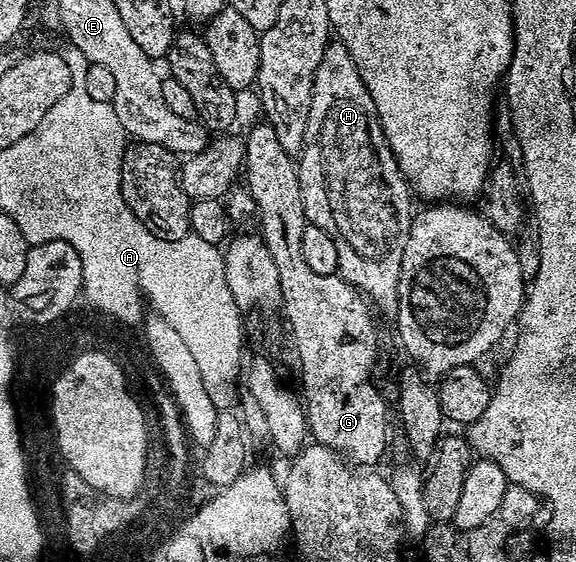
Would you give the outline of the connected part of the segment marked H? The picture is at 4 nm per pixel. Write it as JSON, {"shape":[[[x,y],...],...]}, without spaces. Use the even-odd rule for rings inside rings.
{"shape":[[[334,39],[323,50],[323,62],[319,62],[319,70],[315,74],[315,82],[313,83],[313,101],[311,102],[311,110],[309,111],[309,117],[307,118],[305,147],[301,150],[299,163],[297,164],[297,173],[299,174],[299,182],[301,183],[301,189],[303,190],[305,219],[308,223],[319,226],[323,230],[327,230],[327,234],[331,234],[331,238],[335,238],[335,244],[339,250],[339,275],[341,279],[346,280],[351,286],[360,288],[362,293],[364,293],[364,295],[368,297],[378,309],[381,307],[385,312],[391,312],[391,314],[396,313],[399,307],[397,287],[401,284],[401,288],[403,284],[405,247],[408,244],[409,229],[413,225],[413,217],[415,215],[415,207],[413,208],[414,197],[411,195],[409,182],[401,172],[401,167],[397,165],[395,154],[387,142],[384,130],[381,128],[379,114],[375,108],[375,102],[361,77],[359,66],[355,66],[355,58],[351,58],[347,46],[343,46],[343,42],[339,39]]]}

